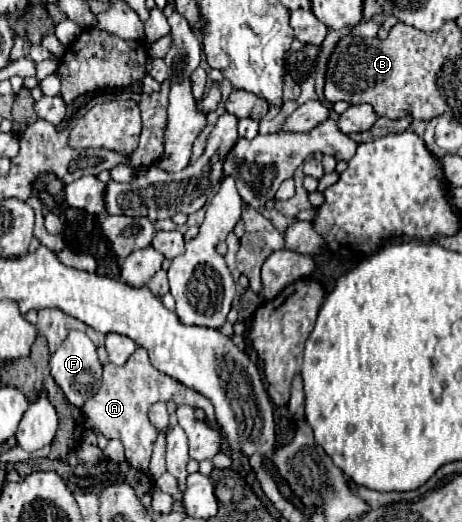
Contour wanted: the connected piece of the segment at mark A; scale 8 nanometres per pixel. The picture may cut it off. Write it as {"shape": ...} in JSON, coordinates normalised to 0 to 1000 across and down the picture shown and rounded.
{"shape":[[[294,667],[294,674],[264,701],[247,701],[247,697],[225,701],[221,743],[195,770],[186,770],[177,778],[177,793],[186,797],[190,820],[216,824],[229,839],[255,839],[273,858],[273,881],[290,897],[320,904],[329,854],[333,854],[338,835],[342,835],[338,820],[320,805],[320,782],[346,766],[372,766],[381,774],[407,774],[420,782],[437,782],[450,797],[455,816],[468,820],[468,797],[463,797],[459,770],[450,762],[437,762],[437,755],[394,739],[377,724],[342,713],[325,697],[325,686],[320,686],[312,667]]]}

